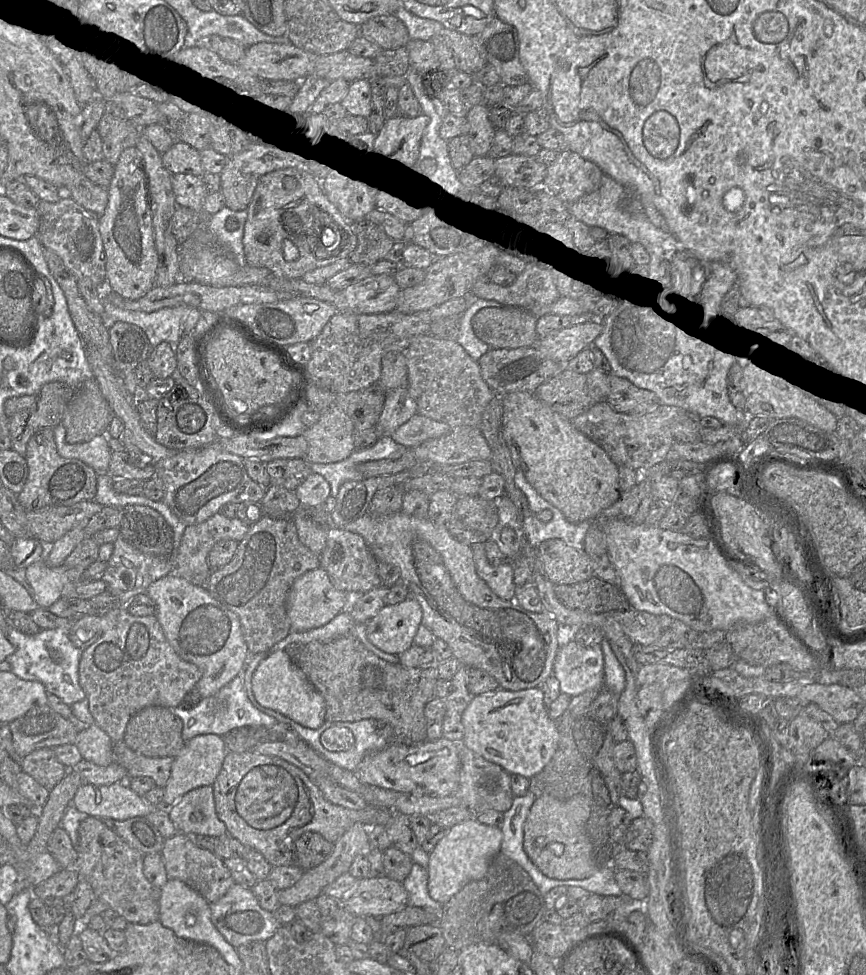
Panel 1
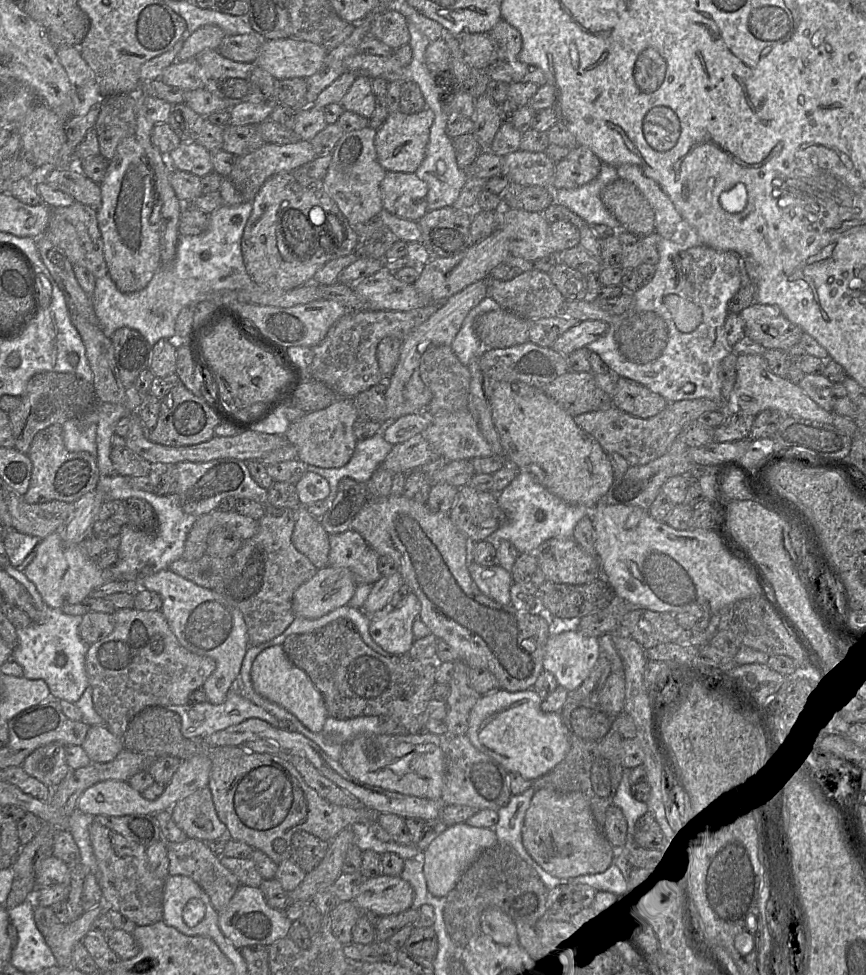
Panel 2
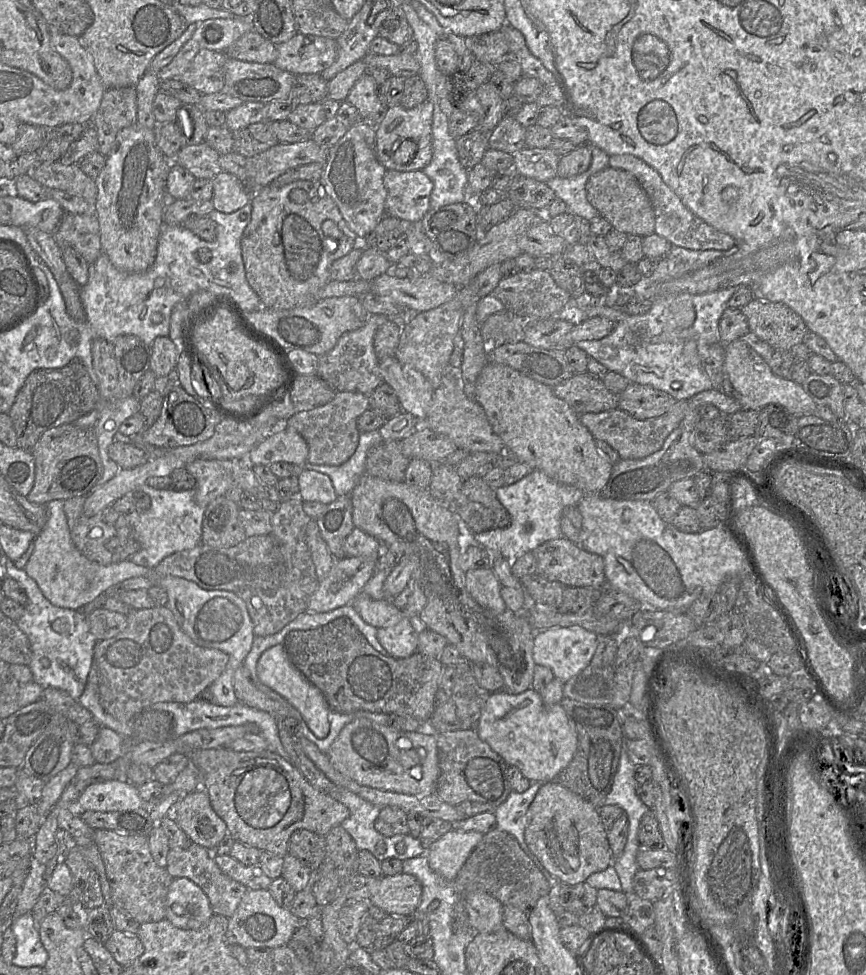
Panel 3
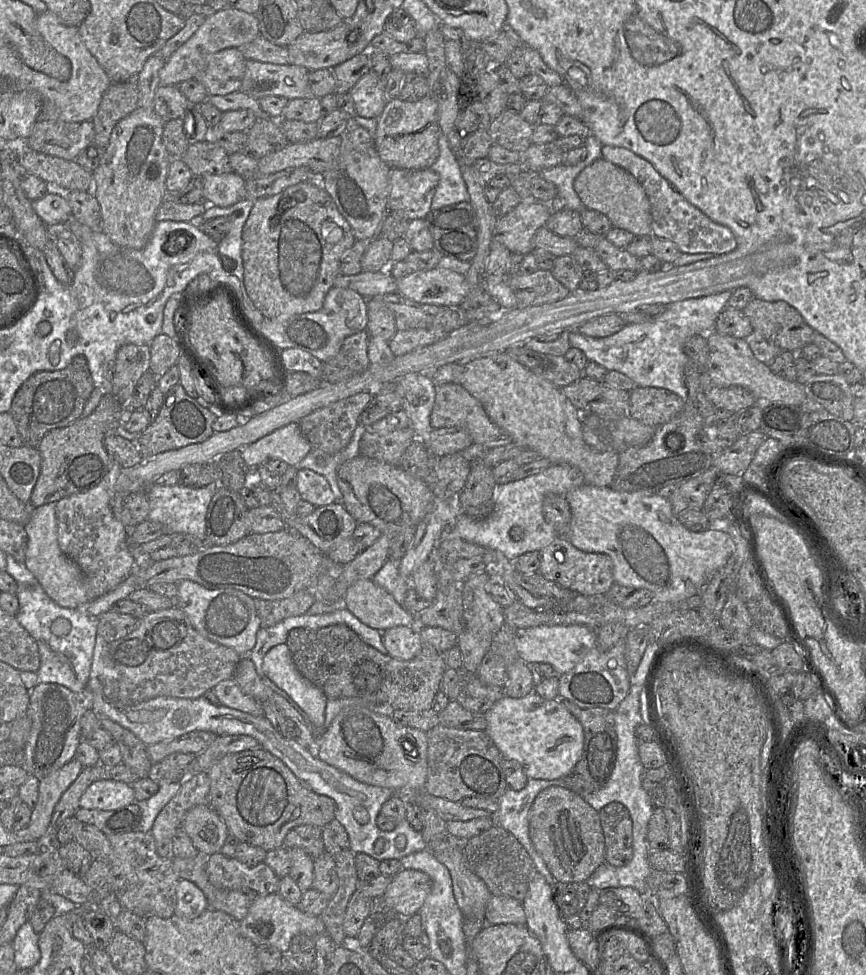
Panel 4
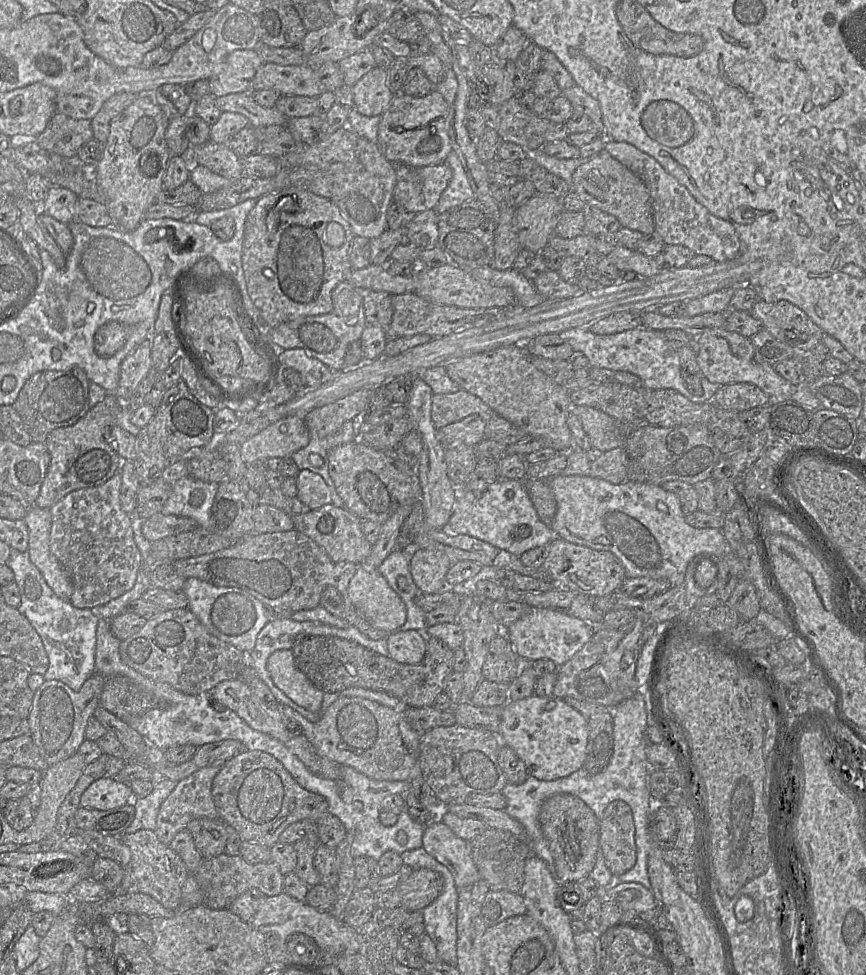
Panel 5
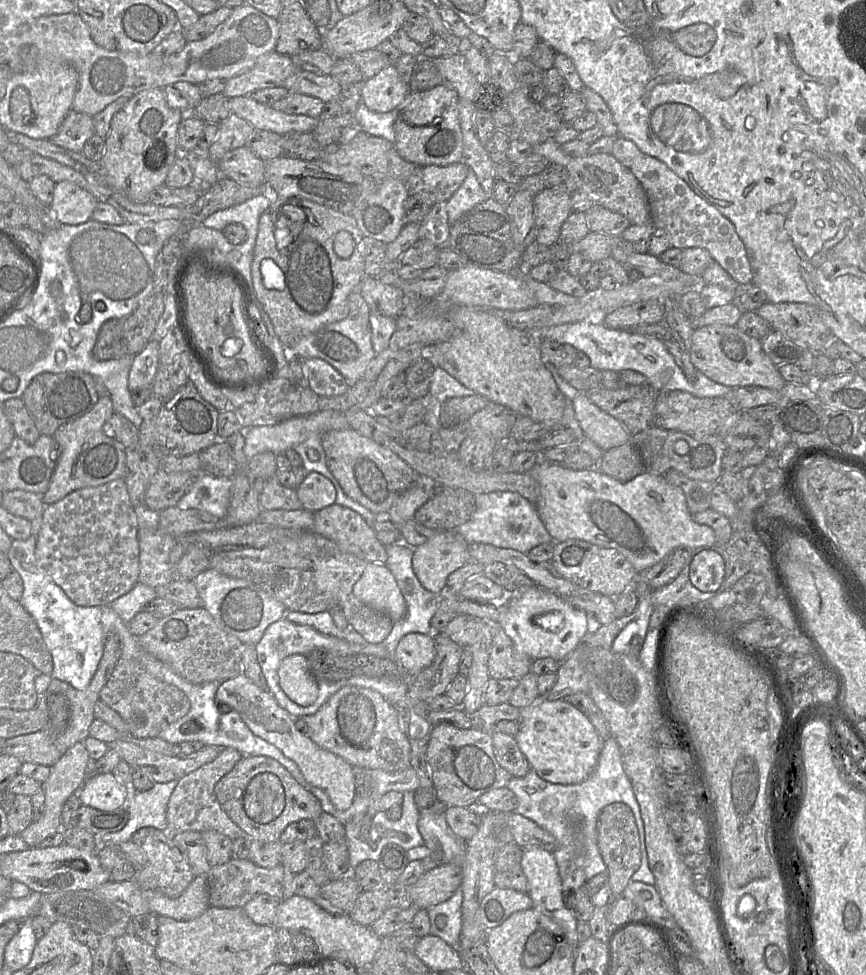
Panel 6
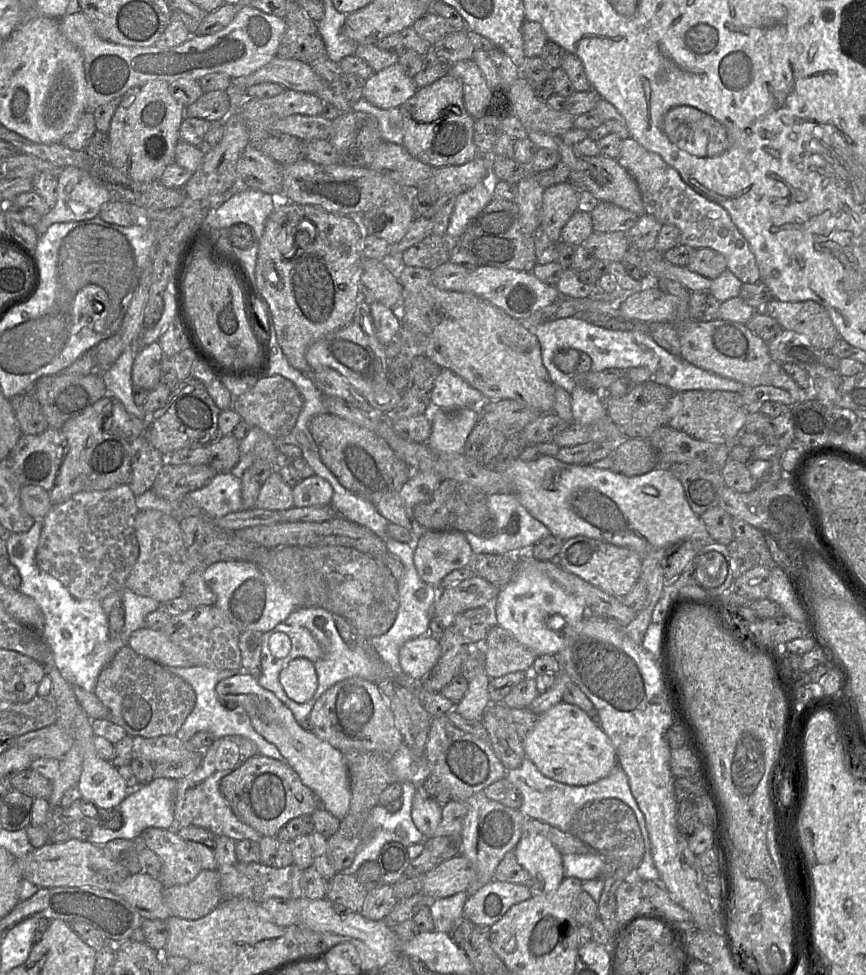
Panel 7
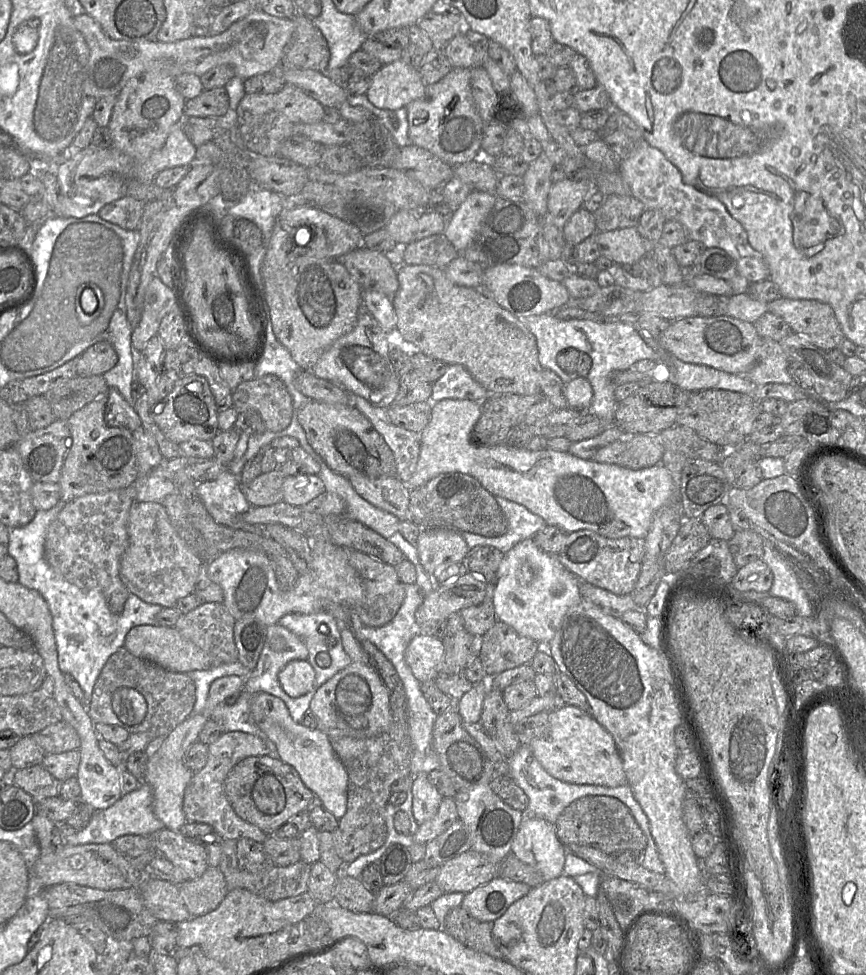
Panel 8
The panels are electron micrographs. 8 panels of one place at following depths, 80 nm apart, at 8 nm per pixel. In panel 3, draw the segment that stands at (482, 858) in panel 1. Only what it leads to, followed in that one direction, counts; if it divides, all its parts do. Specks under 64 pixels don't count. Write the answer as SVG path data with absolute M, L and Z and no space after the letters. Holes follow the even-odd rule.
M452 828L425 852L431 869L447 881L454 881L471 851L484 834Z

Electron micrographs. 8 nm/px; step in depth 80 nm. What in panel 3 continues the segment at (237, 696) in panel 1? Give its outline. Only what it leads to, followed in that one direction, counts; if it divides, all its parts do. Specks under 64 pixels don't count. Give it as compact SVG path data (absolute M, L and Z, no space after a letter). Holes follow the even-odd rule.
M194 700L189 703L159 702L151 705L150 707L148 707L148 709L166 711L172 714L174 719L174 737L179 737L188 732L200 729L217 729L229 726L255 724L258 728L259 735L263 737L267 742L268 750L286 760L290 760L289 755L284 749L278 735L276 717L265 711L250 708L242 703L237 703L236 705L231 707L223 707L212 702L205 702L201 700Z

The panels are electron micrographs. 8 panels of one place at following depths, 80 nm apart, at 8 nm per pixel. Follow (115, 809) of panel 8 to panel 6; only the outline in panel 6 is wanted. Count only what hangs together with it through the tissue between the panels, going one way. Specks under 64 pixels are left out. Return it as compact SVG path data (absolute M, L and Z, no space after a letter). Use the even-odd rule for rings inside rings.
M178 780L155 783L150 790L142 792L130 786L127 801L129 820L118 832L104 834L101 838L95 836L97 856L98 851L109 844L129 841L132 835L141 828L153 827L161 831L165 830L168 802L177 784Z

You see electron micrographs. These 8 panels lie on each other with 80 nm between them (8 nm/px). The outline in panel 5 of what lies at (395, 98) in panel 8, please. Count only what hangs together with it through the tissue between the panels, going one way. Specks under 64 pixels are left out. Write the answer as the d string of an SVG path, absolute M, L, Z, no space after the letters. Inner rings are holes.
M376 66L352 87L358 113L375 117L385 112L395 96L387 84L387 78L388 70Z

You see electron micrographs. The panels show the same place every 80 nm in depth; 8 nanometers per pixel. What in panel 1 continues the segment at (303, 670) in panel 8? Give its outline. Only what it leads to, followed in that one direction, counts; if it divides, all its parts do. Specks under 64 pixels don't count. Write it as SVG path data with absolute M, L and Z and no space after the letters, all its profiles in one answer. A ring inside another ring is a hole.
M282 650L274 652L260 662L252 677L252 690L260 704L281 712L304 727L318 729L326 721L322 695Z

